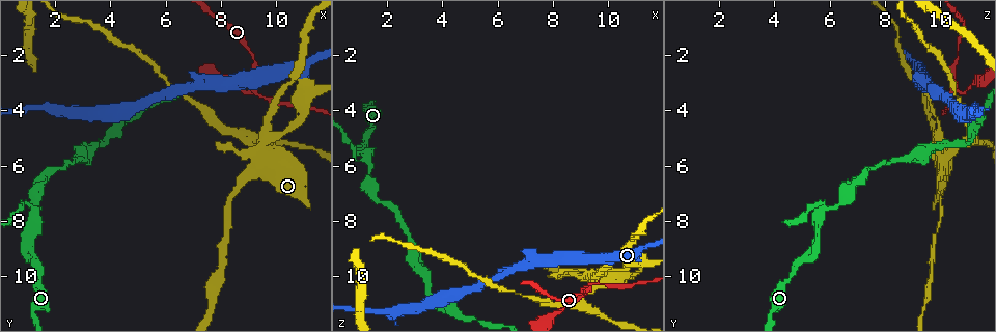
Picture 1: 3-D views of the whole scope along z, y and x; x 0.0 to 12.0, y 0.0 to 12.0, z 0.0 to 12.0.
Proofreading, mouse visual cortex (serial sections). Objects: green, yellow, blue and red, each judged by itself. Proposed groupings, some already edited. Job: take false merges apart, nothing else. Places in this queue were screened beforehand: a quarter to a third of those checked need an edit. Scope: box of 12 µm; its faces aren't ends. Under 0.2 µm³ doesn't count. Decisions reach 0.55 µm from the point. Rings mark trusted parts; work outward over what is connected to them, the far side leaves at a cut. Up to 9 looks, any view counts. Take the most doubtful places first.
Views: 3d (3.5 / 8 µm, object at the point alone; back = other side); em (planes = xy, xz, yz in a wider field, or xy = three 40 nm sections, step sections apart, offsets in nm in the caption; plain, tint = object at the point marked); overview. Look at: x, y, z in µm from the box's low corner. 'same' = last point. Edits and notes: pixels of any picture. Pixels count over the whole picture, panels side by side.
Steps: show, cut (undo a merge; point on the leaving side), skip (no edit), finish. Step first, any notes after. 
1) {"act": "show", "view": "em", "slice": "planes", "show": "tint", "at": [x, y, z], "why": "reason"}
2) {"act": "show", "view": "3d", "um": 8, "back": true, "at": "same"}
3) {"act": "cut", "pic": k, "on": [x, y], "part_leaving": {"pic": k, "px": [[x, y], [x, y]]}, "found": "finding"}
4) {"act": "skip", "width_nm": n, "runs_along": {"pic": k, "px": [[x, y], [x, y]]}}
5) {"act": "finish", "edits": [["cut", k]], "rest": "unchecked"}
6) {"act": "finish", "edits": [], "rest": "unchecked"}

{"act": "show", "view": "3d", "um": 3.5, "at": [9.2, 3.1, 10.4], "why": "branch point"}

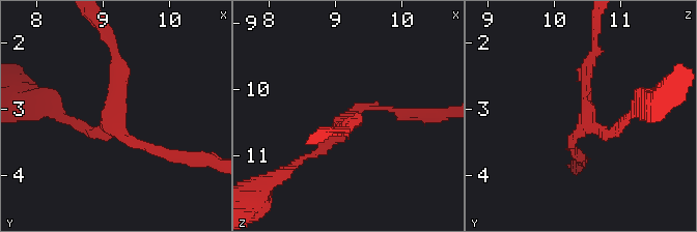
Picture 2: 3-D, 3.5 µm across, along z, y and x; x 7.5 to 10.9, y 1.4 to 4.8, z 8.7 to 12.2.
{"act": "show", "view": "em", "slice": "xy", "step": 1, "show": "tint", "at": [9.15, 3.20, 10.50], "why": "now the EM"}

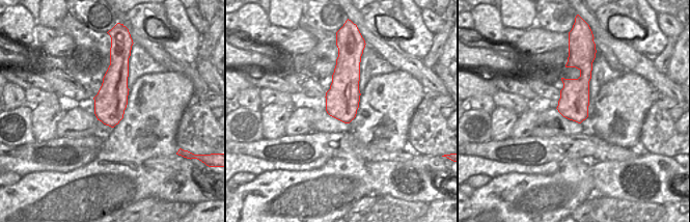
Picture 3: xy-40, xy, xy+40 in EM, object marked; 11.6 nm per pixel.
{"act": "skip", "runs_along": {"pic": 2, "px": [[115, 55], [115, 121], [89, 132], [64, 118]]}, "found": "continuous, no second cell"}

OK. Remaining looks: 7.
{"act": "show", "view": "3d", "um": 3.5, "back": true, "at": [9.5, 5.6, 10.4], "why": "narrows sharply"}

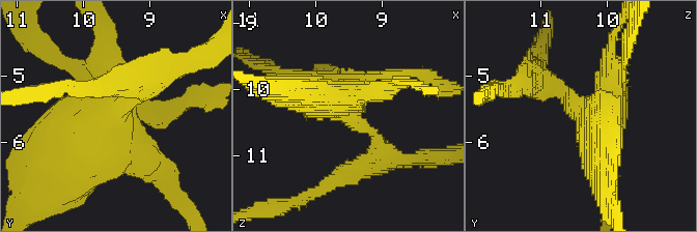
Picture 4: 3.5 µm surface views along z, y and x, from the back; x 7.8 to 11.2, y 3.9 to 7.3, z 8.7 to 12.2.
{"act": "show", "view": "em", "slice": "xy", "step": 1, "show": "tint", "at": [9.50, 5.50, 10.45]}

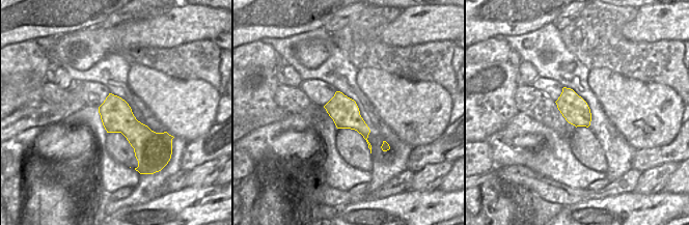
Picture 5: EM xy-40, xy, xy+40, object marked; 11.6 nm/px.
{"act": "cut", "pic": 4, "on": [152, 111], "found": "two cells meet here"}

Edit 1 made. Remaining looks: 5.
{"act": "show", "view": "overview", "why": "redraw"}

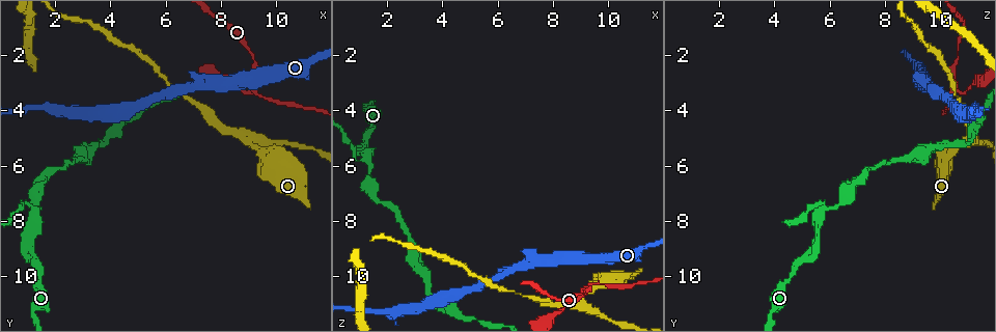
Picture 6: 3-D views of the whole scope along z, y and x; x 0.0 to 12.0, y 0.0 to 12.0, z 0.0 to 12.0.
{"act": "show", "view": "3d", "um": 3.5, "at": [1.4, 7.6, 5.8], "why": "three-way junction"}

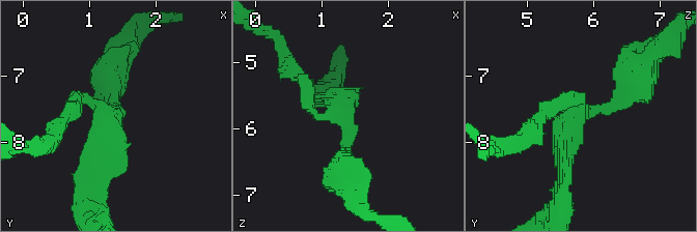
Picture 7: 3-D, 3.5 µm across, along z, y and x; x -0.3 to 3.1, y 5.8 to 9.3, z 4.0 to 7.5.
{"act": "show", "view": "em", "slice": "xy", "step": 5, "show": "tint", "at": [1.30, 7.55, 5.75], "arms": 3, "arm_widths_nm": [150, 200, 300], "why": "need the tissue"}

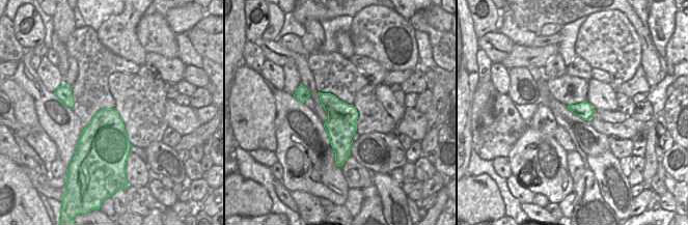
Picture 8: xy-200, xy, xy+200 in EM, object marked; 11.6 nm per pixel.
{"act": "skip", "width_nm": 360, "runs_along": {"pic": 7, "px": [[565, 173], [565, 128], [635, 84]]}, "found": "one cell here"}

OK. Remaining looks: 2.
{"act": "show", "view": "3d", "um": 3.5, "at": [7.4, 4.0, 10.8], "why": "sudden change in width"}

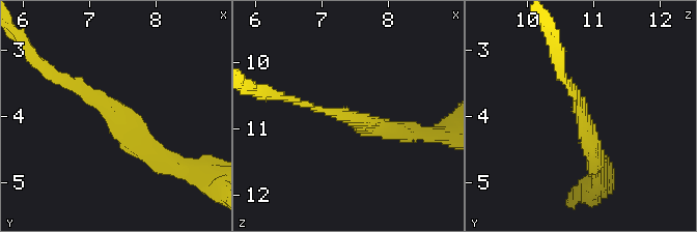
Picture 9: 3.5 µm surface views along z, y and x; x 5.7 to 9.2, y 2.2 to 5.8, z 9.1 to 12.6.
{"act": "show", "view": "em", "slice": "xy", "step": 3, "show": "tint", "at": [7.40, 4.00, 10.80], "arm_widths_nm": [150, 300]}

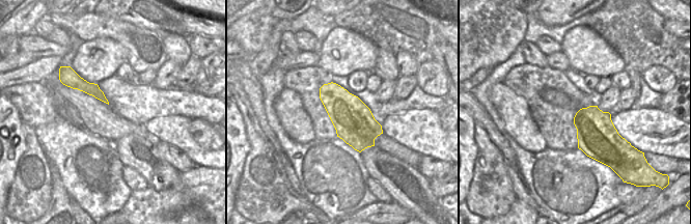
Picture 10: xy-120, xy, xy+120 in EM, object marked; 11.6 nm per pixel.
{"act": "skip", "runs_along": {"pic": 9, "px": [[168, 161], [62, 81]]}, "found": "continuous, no second cell"}

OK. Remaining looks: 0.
{"act": "finish", "edits": [["cut", 4]], "rest": "unchecked"}

